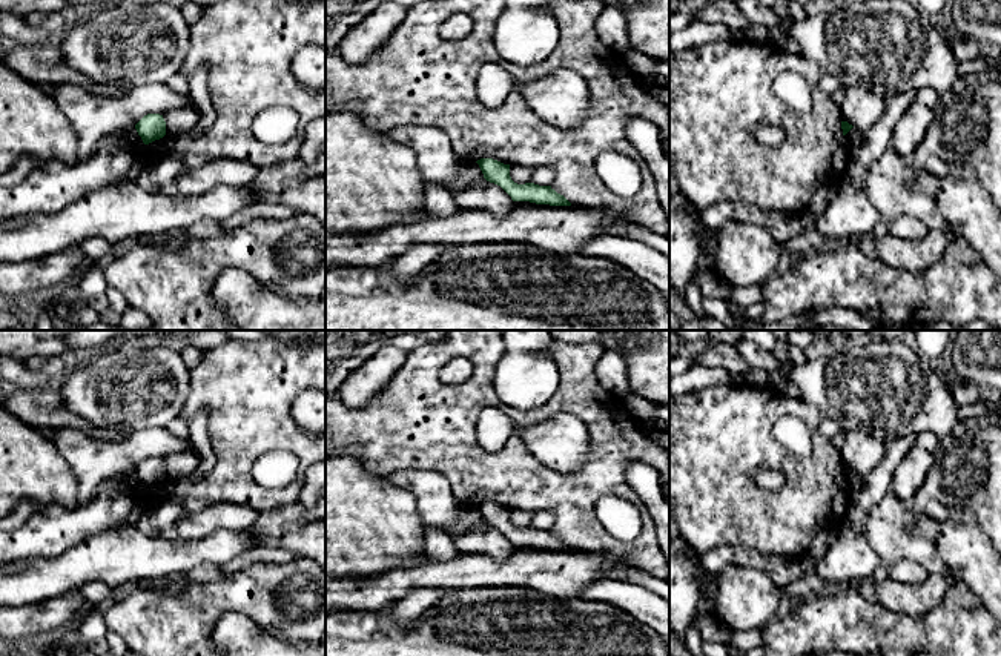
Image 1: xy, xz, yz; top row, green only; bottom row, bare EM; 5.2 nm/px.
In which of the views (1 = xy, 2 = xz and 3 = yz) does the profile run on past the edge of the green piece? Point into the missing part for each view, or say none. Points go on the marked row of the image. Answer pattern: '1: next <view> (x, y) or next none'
1: next none
2: next none
3: next none

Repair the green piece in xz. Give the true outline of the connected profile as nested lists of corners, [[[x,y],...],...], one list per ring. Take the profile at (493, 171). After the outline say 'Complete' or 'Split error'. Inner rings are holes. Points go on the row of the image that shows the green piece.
[[[481,158],[476,161],[490,183],[500,186],[513,201],[530,201],[550,206],[571,206],[571,203],[551,186],[539,186],[534,183],[517,184],[510,177],[510,164],[504,164],[493,158]]]. Complete

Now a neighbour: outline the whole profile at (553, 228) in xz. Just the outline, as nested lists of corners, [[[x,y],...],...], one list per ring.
[[[514,201],[505,215],[468,209],[450,217],[424,214],[416,221],[378,232],[325,235],[325,270],[388,266],[421,243],[447,247],[520,243],[551,252],[576,252],[594,235],[608,234],[614,221],[636,224],[626,214],[605,207],[530,201]]]

